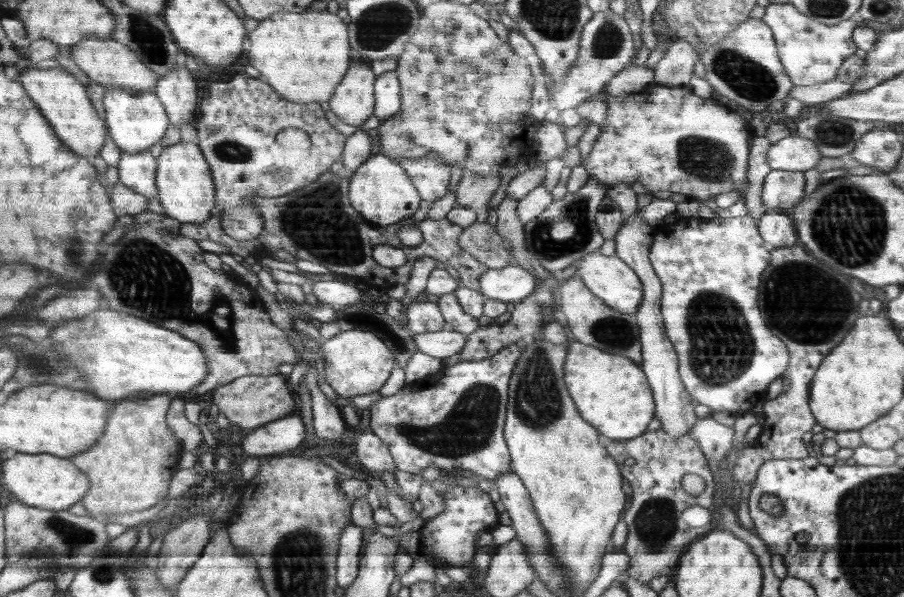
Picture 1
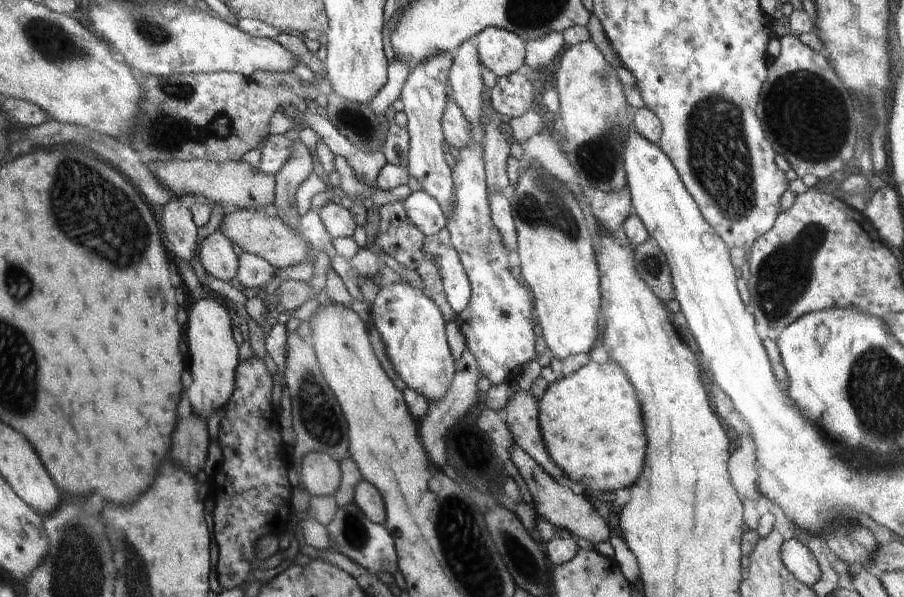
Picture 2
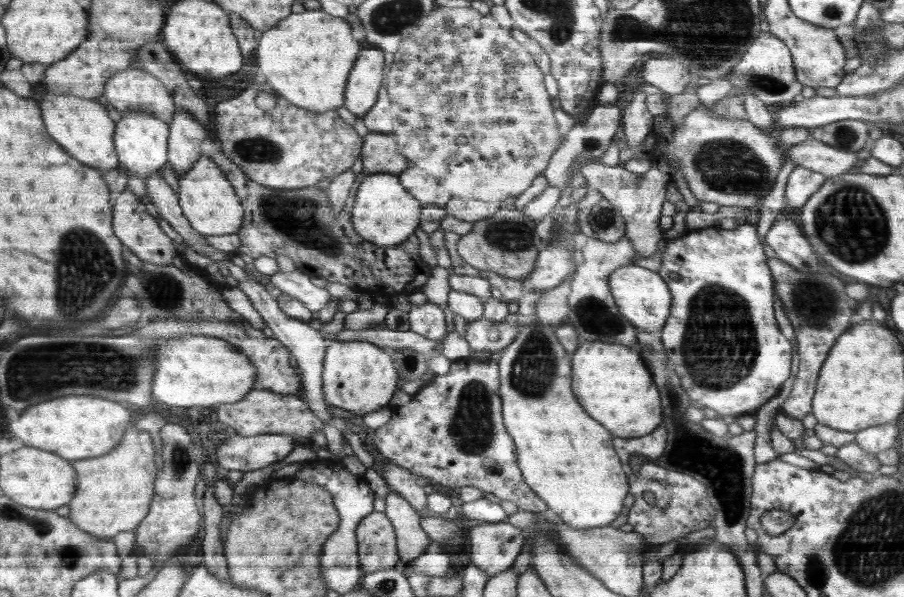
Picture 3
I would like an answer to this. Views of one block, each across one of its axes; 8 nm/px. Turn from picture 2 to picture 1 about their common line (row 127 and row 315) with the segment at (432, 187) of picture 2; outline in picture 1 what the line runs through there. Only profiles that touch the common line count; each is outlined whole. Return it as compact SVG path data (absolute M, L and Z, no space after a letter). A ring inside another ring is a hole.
M414 301L408 307L407 325L413 335L442 330L447 326L437 303L430 301Z

